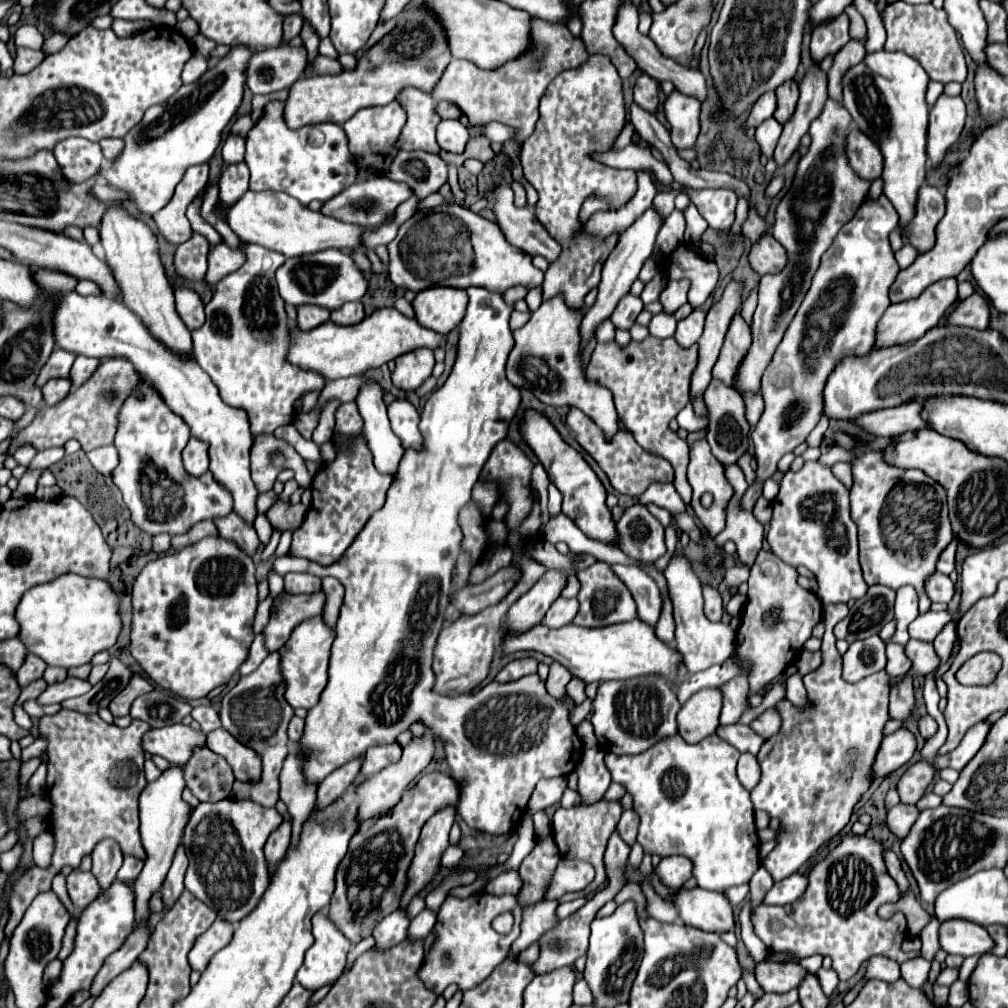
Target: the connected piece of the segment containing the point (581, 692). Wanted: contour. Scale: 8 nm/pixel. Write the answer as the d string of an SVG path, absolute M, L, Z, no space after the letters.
M573 677L573 679L569 681L569 685L567 685L567 693L569 693L569 697L575 699L577 705L583 703L583 701L587 699L587 695L585 695L585 683L577 681L577 677Z

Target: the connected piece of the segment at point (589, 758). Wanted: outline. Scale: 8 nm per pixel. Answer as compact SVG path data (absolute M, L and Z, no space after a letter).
M599 747L585 749L577 765L581 805L593 805L595 801L601 801L611 785L611 775L603 763L603 755L605 751Z

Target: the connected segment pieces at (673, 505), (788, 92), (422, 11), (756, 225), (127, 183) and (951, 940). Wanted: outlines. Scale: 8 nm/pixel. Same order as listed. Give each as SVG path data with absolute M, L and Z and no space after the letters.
M653 483L641 497L639 503L647 505L647 503L655 503L659 507L665 507L671 515L679 515L685 513L686 506L681 497L677 495L677 489L673 483Z
M789 79L785 81L785 85L779 85L775 93L777 93L777 111L773 117L779 123L785 123L791 117L791 113L795 111L795 105L799 99L799 85L795 79Z
M425 5L409 7L395 29L367 49L363 57L359 57L355 69L343 69L337 75L311 75L297 79L289 87L289 99L285 101L285 123L289 129L325 121L343 125L359 109L395 101L401 89L417 87L425 93L431 93L451 59L449 41L445 41L445 31L441 29L437 15Z
M749 211L749 219L743 225L743 235L749 237L751 241L757 241L769 227L765 225L765 221L761 217L757 217L753 211Z
M233 47L213 69L207 69L199 83L183 85L167 103L153 105L143 121L123 137L123 151L113 159L111 167L101 169L99 175L111 187L123 189L143 215L153 215L163 209L173 197L175 185L181 181L187 167L207 163L215 153L221 131L241 105L243 71L249 57L249 49Z
M951 919L941 923L939 939L941 949L945 949L949 955L961 955L961 957L985 955L991 953L991 949L995 947L995 941L987 933L987 929L971 921Z

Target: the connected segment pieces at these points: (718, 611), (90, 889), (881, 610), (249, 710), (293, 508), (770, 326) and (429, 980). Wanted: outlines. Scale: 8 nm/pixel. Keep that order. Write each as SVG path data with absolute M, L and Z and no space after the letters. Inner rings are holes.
M705 583L703 585L703 597L705 597L705 615L711 621L719 621L723 617L723 601L717 587Z
M71 871L67 875L67 891L69 891L69 897L71 897L73 905L79 911L83 911L101 893L101 885L95 881L93 873Z
M885 585L869 587L867 595L857 599L857 603L849 609L849 615L835 625L835 637L853 643L857 639L877 635L881 627L893 619L893 603L893 589Z
M269 653L259 669L247 677L241 677L239 683L223 697L219 711L223 729L227 729L237 741L251 747L261 757L261 779L259 781L235 781L233 797L251 799L263 807L275 807L279 801L279 773L285 757L289 755L287 723L293 717L293 707L285 701L285 683L279 673L279 655Z
M277 497L275 503L267 509L265 517L269 519L275 531L295 531L303 523L305 513L307 513L307 507L303 503L289 505Z
M827 99L821 115L809 127L811 147L799 159L793 185L789 193L783 195L781 203L775 209L773 237L785 247L789 265L785 265L781 273L773 273L773 275L769 273L761 277L759 305L751 321L753 341L733 381L733 387L739 393L745 391L759 393L761 377L769 367L769 361L773 359L777 345L781 343L785 329L789 327L789 321L797 313L811 285L813 273L819 269L821 255L825 253L825 249L829 249L833 237L853 217L853 213L861 207L861 203L869 193L871 181L861 181L861 177L857 177L857 173L849 169L849 161L845 161L845 137L849 135L851 127L853 127L853 117L849 117L849 111L845 109L843 101L837 99Z
M479 893L469 899L447 897L437 913L437 923L435 923L437 941L431 949L429 959L419 969L421 981L425 983L427 989L433 989L439 995L451 983L457 983L457 987L463 991L477 987L507 957L511 943L519 937L519 925L521 925L521 909L517 905L515 895L495 897L495 895ZM505 911L513 913L515 923L513 923L511 933L499 935L491 923L497 915L501 915Z

